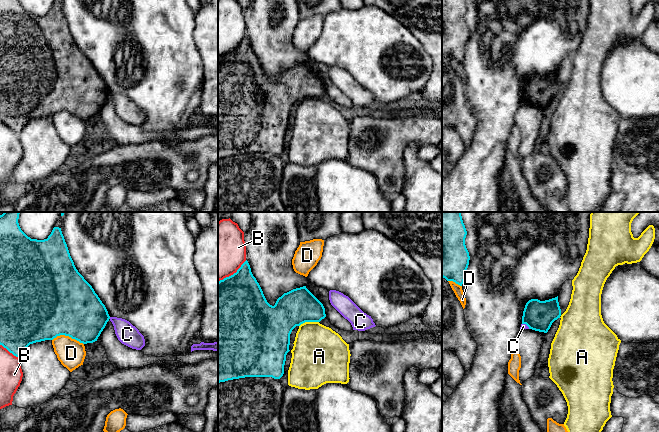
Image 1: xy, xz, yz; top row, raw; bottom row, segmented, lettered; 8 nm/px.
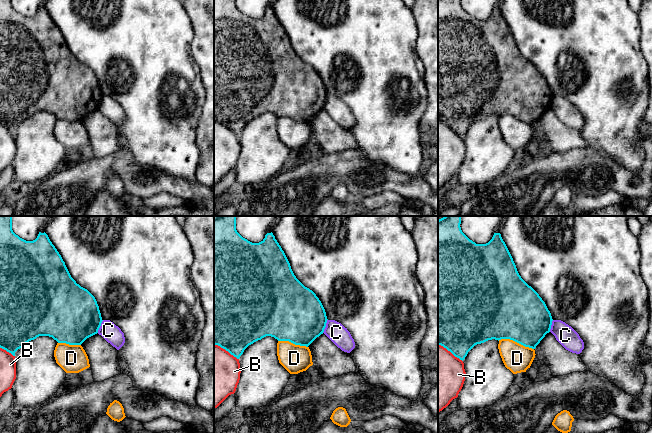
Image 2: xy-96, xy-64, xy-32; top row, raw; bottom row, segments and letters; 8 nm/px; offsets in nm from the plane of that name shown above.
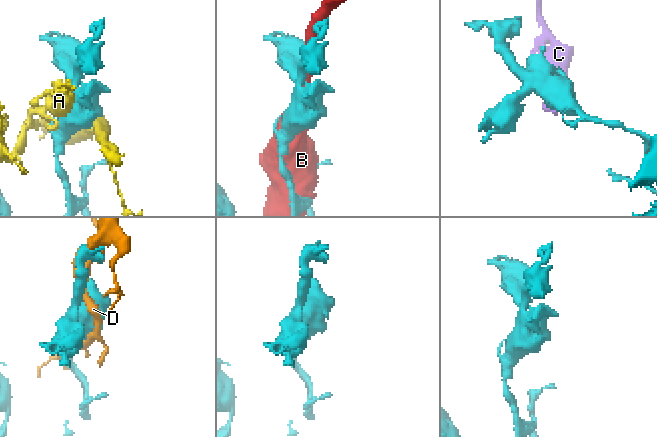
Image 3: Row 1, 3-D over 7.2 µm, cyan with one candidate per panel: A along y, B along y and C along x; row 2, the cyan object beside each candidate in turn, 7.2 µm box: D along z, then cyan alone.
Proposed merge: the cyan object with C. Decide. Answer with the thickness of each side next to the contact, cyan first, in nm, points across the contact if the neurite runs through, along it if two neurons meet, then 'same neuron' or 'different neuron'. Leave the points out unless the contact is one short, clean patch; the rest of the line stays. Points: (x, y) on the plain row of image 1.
240/50 nm | along yz (522, 99), (529, 104) | different neuron

